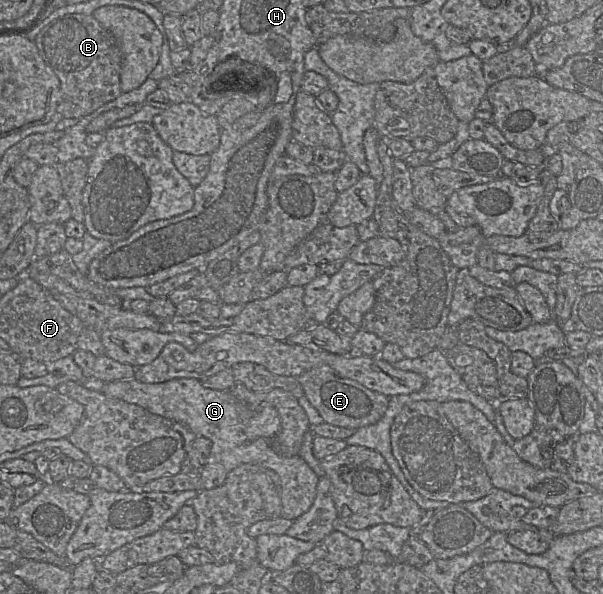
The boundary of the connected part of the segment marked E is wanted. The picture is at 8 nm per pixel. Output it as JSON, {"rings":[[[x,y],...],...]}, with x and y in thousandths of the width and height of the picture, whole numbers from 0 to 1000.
{"rings":[[[544,614],[517,620],[493,638],[506,667],[542,714],[592,724],[622,714],[642,692],[645,668],[610,657],[585,640],[564,635]]]}

